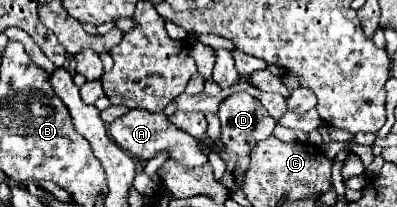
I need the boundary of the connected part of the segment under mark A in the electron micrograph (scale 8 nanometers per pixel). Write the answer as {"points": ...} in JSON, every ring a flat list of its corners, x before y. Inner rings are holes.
{"points":[[130,109,122,117,118,117,114,123,110,123,108,133,118,147,122,147,124,151,128,151,130,155,138,159,152,159,158,151,168,151,172,159,176,159,178,163,186,167,196,167,208,161,208,155,202,151,200,143,194,137,180,131,178,127,174,127,164,113,148,113,142,109]]}

